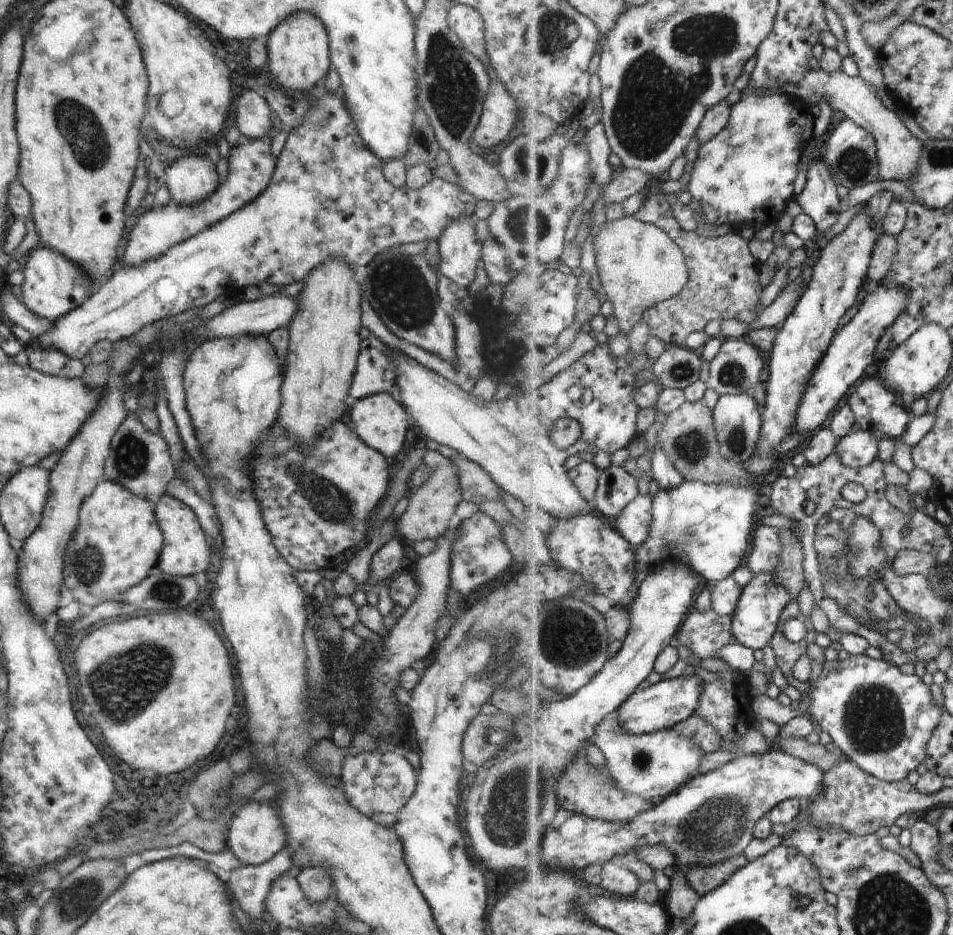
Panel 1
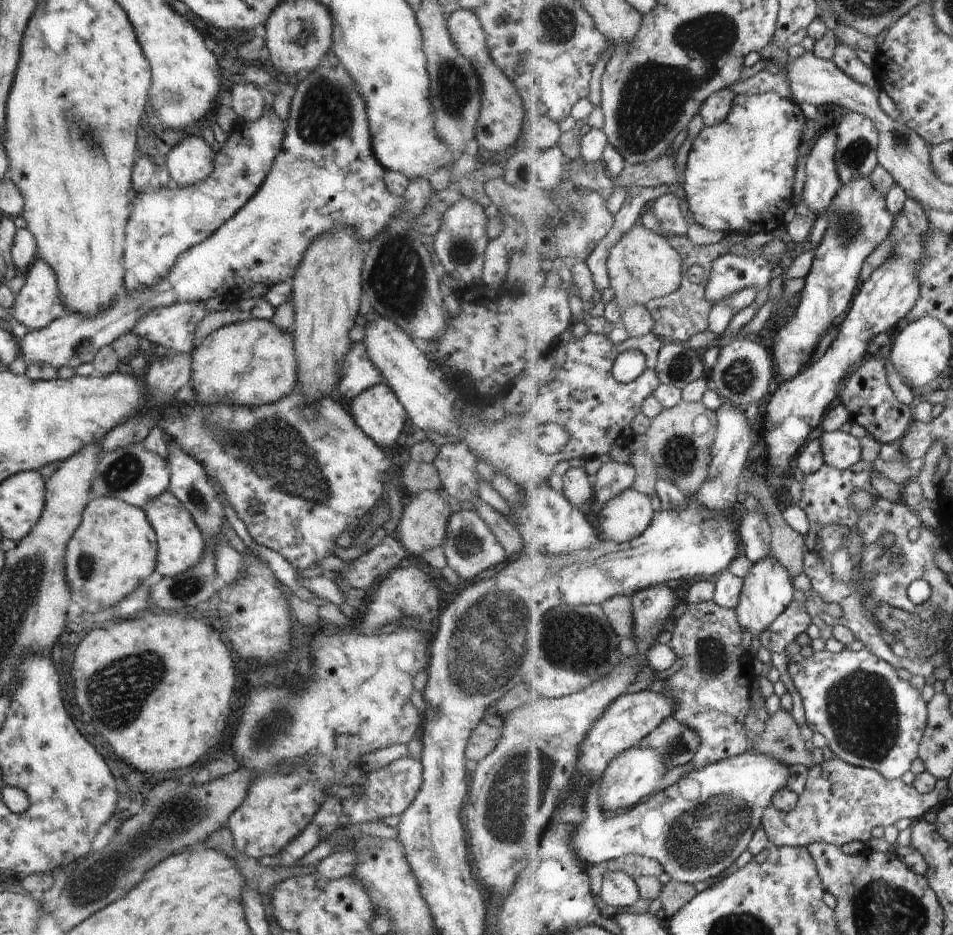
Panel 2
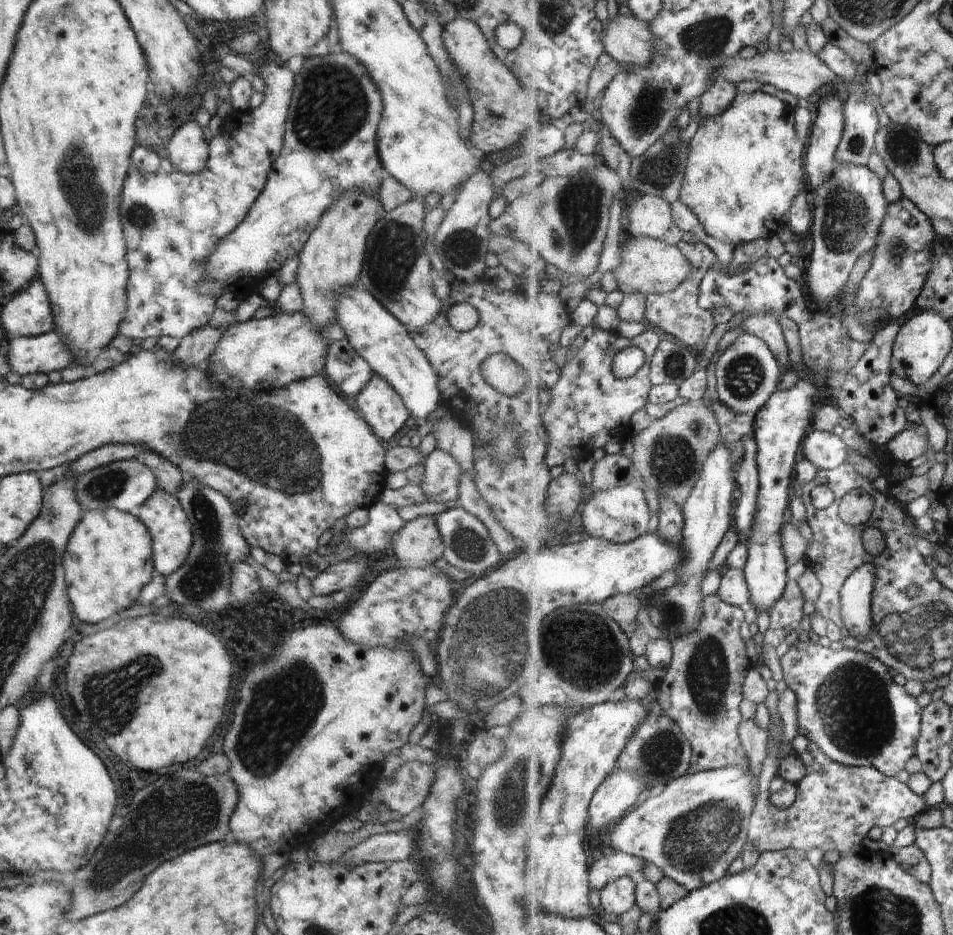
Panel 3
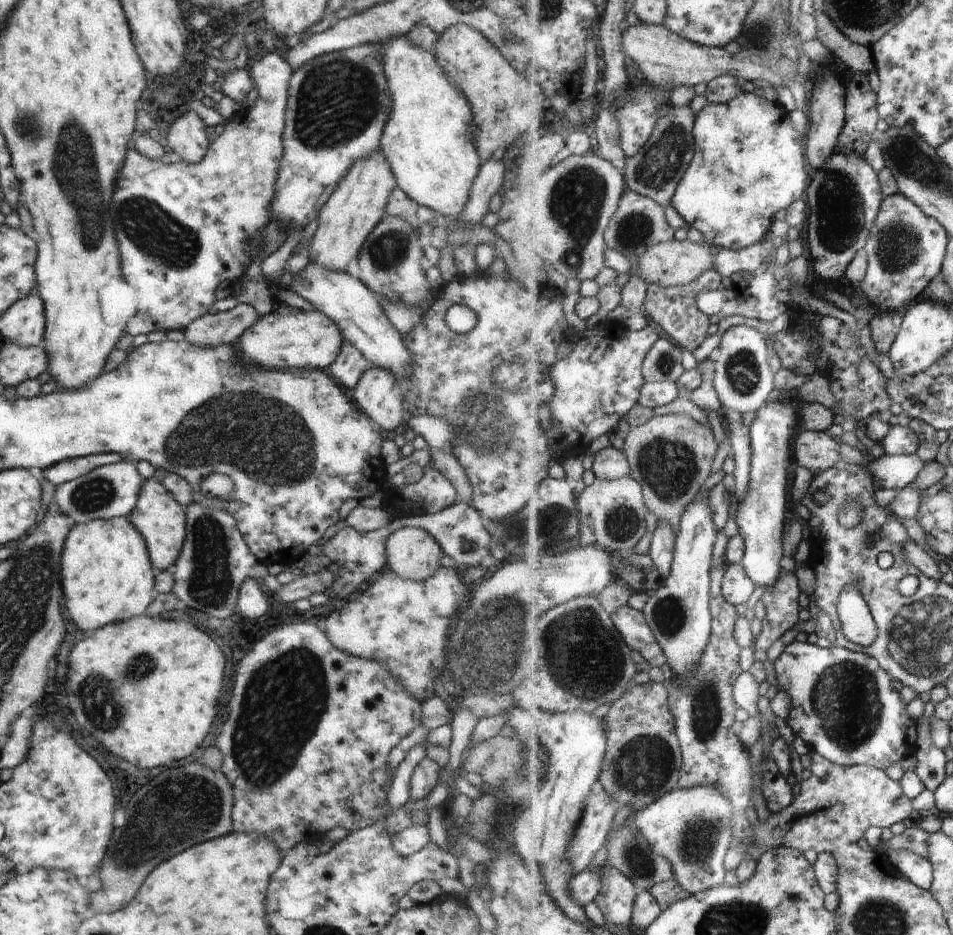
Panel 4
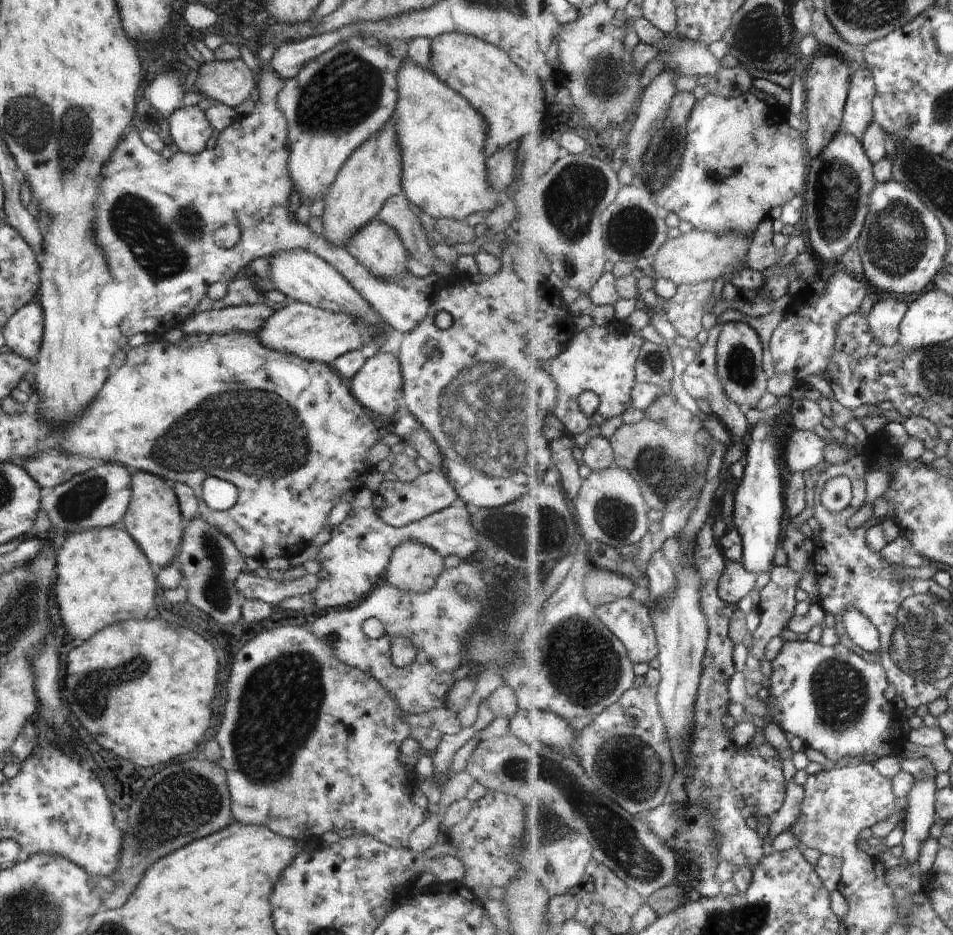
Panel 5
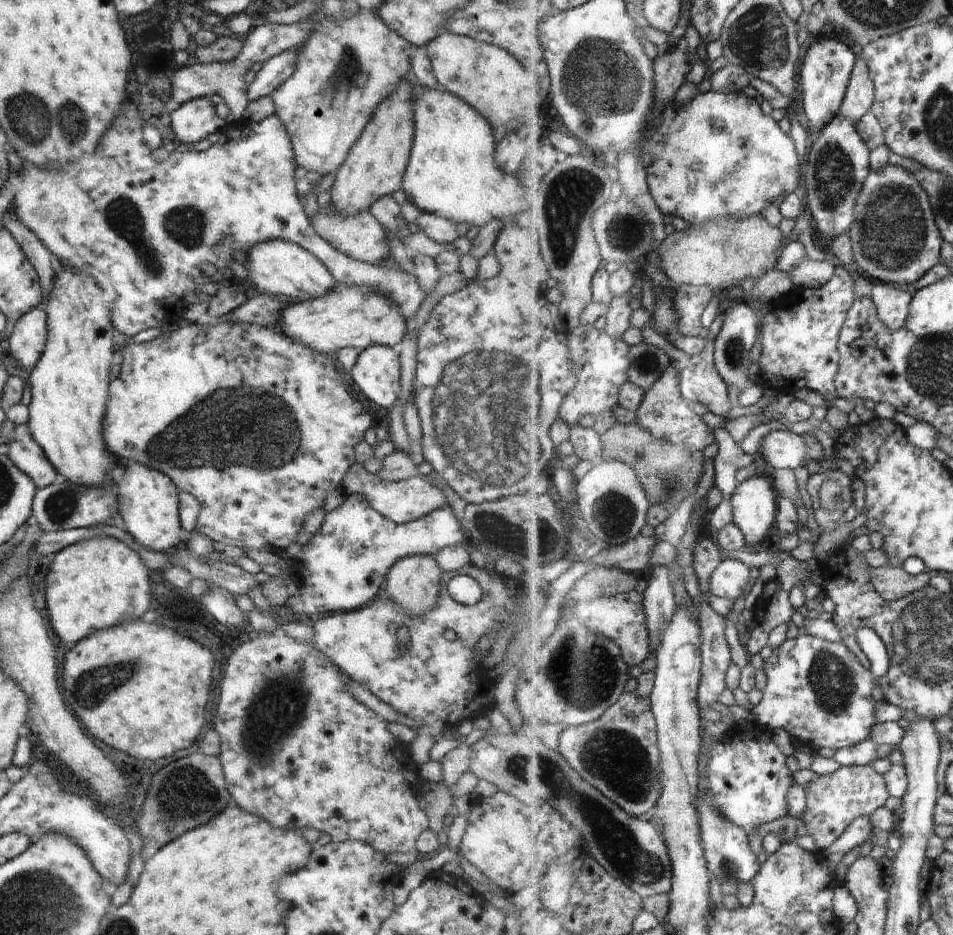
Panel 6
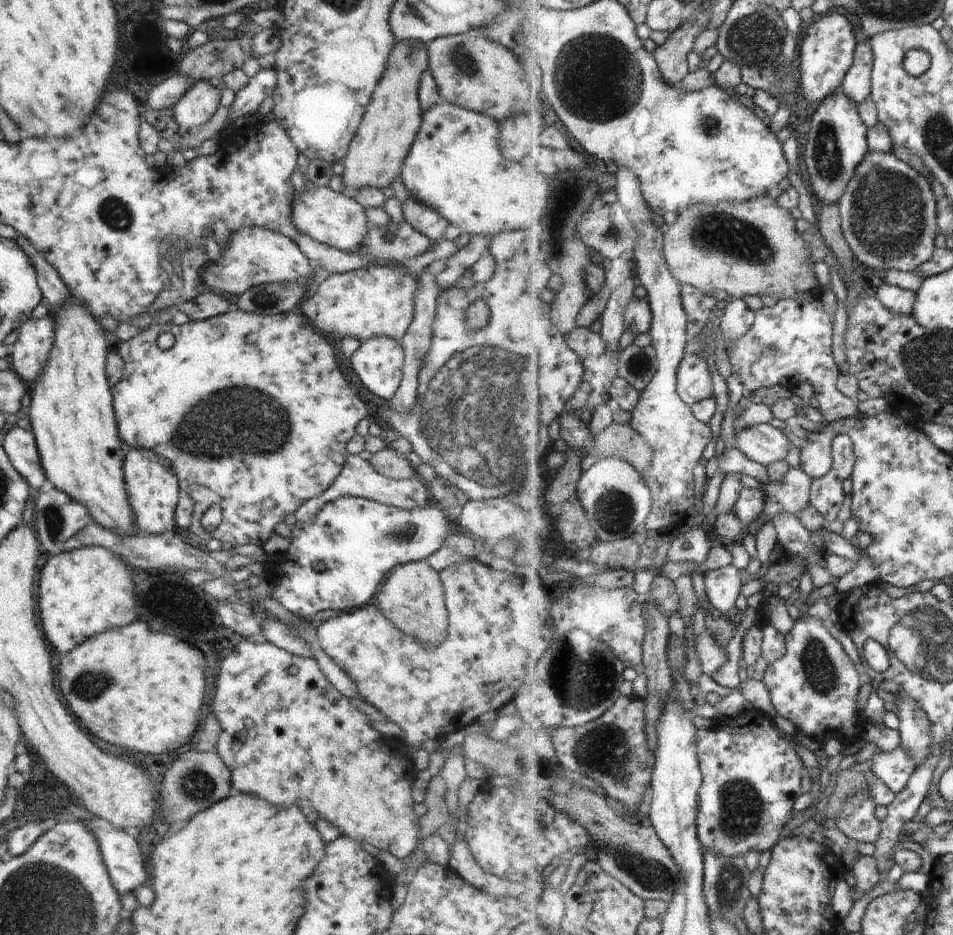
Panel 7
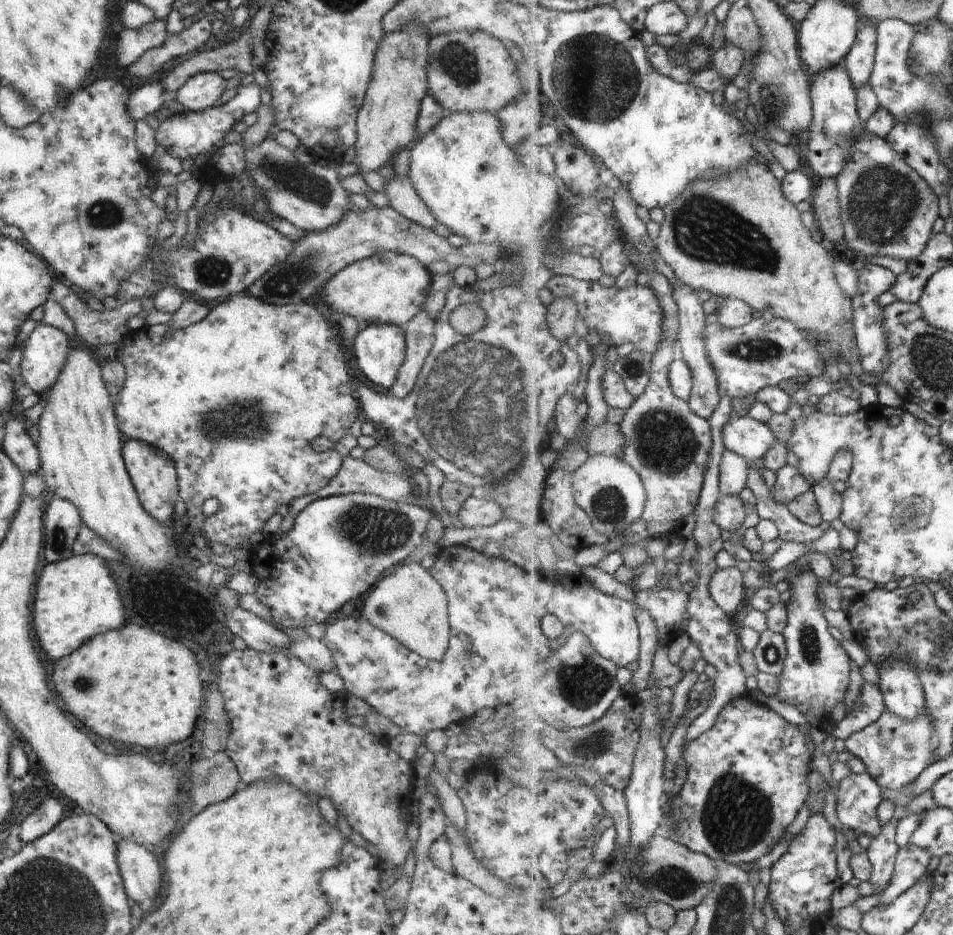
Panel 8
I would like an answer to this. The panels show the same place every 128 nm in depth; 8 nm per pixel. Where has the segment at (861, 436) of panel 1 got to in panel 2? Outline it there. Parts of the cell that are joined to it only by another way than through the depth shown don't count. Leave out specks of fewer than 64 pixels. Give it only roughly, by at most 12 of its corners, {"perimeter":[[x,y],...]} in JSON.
{"perimeter":[[821,435],[824,460],[848,471],[863,460],[861,438]]}

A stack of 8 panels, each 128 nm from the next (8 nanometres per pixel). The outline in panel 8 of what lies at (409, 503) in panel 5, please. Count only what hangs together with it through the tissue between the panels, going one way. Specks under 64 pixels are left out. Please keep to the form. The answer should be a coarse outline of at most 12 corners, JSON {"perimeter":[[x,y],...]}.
{"perimeter":[[343,457],[332,480],[293,498],[277,534],[293,527],[315,500],[366,493],[394,502],[412,501],[409,476],[378,470]]}

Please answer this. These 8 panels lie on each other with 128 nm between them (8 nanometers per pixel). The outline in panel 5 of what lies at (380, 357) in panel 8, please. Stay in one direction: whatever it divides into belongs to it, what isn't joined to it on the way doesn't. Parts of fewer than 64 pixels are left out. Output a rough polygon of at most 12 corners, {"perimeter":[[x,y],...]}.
{"perimeter":[[378,351],[347,380],[380,416],[397,414],[398,357]]}

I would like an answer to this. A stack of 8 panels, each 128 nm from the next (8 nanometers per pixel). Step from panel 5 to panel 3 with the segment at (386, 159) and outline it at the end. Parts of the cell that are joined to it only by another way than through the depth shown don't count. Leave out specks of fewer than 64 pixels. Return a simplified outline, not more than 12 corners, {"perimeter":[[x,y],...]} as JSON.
{"perimeter":[[343,192],[299,252],[300,312],[234,323],[211,382],[265,391],[323,374],[384,208]]}

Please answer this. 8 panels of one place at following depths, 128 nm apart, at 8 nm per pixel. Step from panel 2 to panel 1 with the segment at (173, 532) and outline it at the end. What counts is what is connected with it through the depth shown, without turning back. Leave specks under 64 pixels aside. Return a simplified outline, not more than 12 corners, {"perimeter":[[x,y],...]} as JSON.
{"perimeter":[[168,493],[152,503],[164,535],[158,564],[203,576],[210,542],[196,513]]}

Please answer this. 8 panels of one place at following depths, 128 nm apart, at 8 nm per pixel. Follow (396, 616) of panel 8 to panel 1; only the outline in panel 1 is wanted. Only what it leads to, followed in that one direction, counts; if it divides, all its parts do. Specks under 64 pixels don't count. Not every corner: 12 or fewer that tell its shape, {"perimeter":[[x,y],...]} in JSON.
{"perimeter":[[426,449],[430,478],[395,522],[410,545],[436,540],[462,500],[452,460]]}

